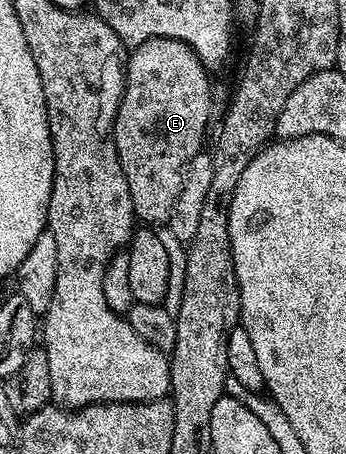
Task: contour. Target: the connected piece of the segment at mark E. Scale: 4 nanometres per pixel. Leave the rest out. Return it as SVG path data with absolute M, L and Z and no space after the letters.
M153 38L129 51L113 140L139 223L169 223L180 196L182 172L203 149L202 137L210 122L209 77L196 52L180 40Z

